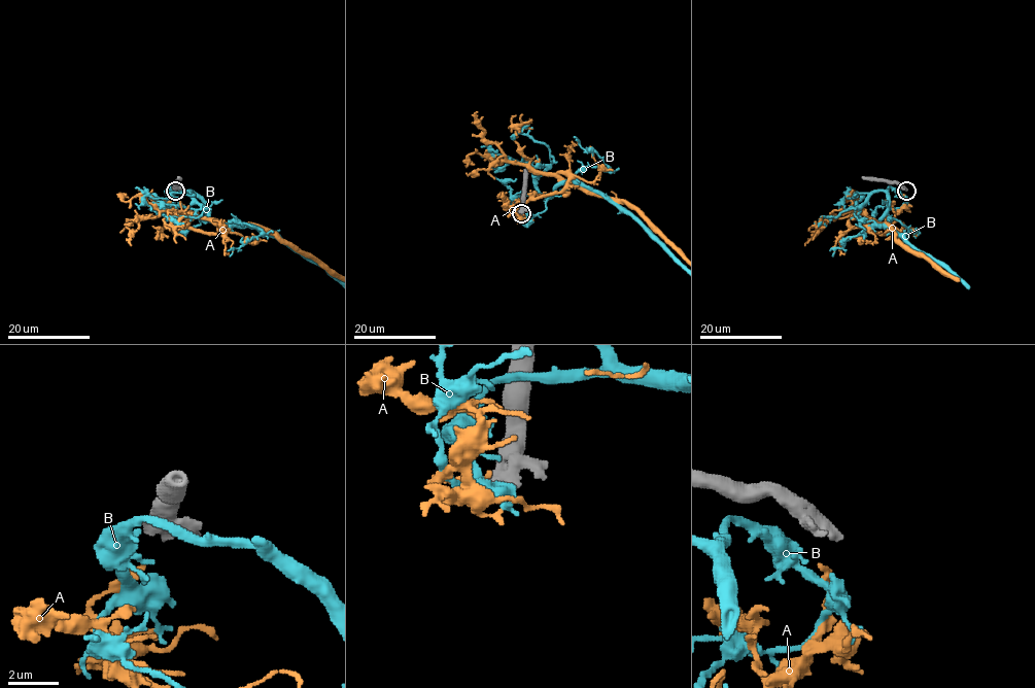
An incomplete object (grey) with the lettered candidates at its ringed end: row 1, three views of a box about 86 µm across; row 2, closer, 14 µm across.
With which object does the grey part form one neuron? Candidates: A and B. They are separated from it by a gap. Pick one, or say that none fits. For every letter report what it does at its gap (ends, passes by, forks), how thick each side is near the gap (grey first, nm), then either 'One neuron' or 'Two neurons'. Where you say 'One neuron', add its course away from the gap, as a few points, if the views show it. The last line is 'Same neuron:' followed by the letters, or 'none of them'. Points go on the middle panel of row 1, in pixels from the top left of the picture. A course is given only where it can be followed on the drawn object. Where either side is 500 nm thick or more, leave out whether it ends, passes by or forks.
A: Thickness 500 nm (grey) against 240 nm. Two neurons
B: Thickness 500 nm (grey) against 550 nm. Two neurons
Same neuron: none of them

